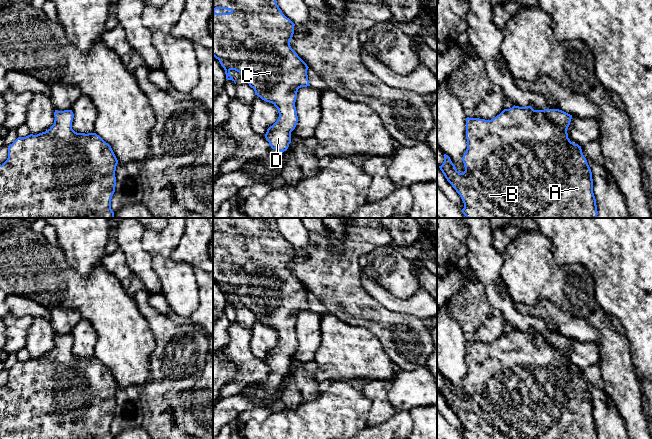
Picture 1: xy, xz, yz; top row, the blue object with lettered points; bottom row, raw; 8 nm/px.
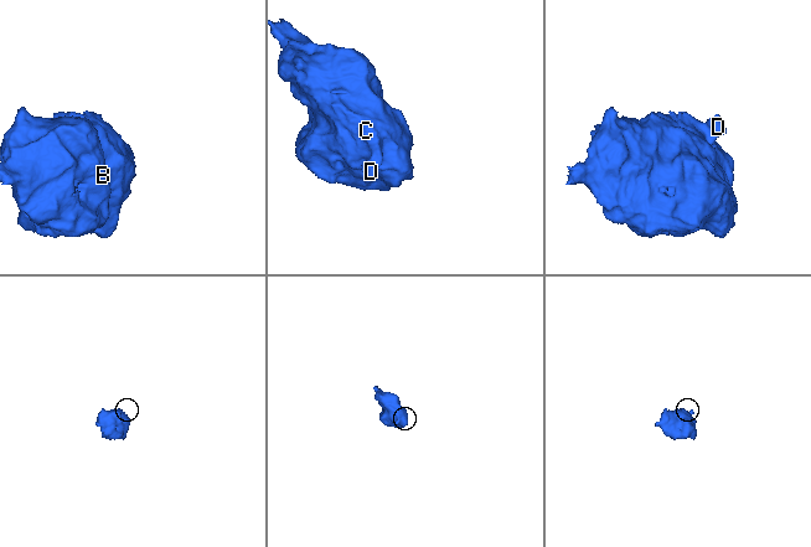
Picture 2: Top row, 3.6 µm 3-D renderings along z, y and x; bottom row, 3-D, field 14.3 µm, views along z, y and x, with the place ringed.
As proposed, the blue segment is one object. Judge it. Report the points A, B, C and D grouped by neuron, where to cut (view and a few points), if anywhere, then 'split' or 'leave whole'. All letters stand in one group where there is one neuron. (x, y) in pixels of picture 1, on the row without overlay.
A B C D; no cut; leave whole

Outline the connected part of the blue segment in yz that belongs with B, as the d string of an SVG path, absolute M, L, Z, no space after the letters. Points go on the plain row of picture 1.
M513 330L504 333L499 339L491 344L479 342L466 342L467 373L463 379L465 395L460 397L452 387L450 381L444 378L444 386L439 390L447 405L460 419L464 432L464 439L598 439L596 423L593 417L592 396L582 377L581 370L570 365L567 353L572 339L559 333L534 334L531 330Z

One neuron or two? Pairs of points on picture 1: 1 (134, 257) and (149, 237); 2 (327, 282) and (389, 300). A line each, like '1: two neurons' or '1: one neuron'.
1: two neurons
2: two neurons

